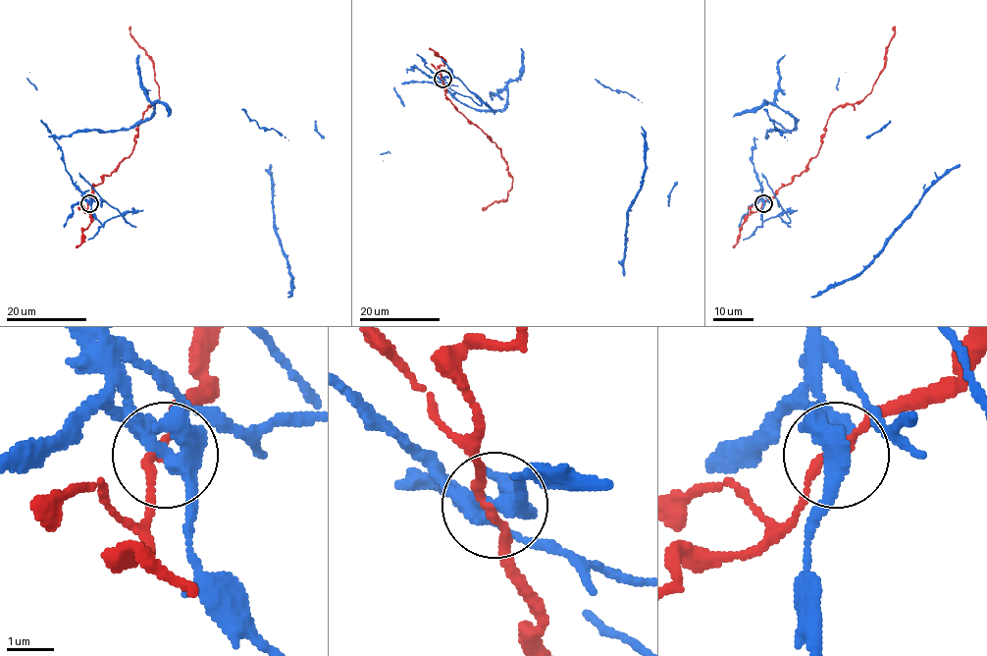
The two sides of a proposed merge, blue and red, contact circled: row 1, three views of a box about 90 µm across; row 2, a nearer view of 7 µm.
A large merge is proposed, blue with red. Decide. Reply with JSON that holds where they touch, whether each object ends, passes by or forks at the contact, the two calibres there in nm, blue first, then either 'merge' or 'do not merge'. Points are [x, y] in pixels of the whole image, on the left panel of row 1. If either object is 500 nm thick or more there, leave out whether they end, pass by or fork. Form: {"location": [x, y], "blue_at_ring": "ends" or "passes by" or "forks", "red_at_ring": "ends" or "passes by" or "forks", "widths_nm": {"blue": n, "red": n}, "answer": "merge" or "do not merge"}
{"location": [89, 203], "blue_at_ring": "forks", "red_at_ring": "passes by", "widths_nm": {"blue": 360, "red": 170}, "answer": "do not merge"}

